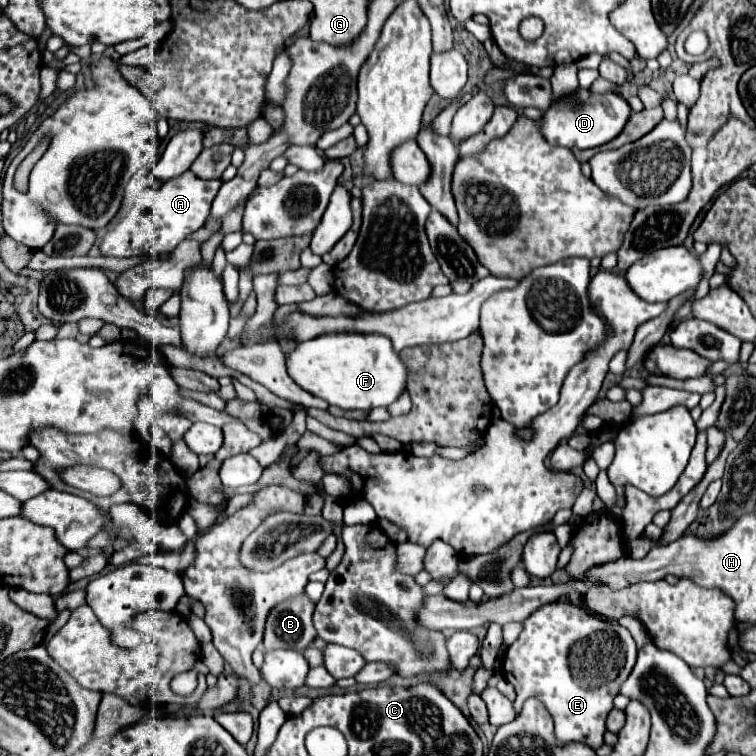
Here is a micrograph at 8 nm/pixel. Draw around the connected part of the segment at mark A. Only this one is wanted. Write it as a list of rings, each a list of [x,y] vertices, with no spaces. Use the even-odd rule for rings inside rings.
[[[186,171],[172,181],[160,185],[158,189],[143,189],[138,194],[124,195],[121,207],[115,217],[106,226],[104,235],[100,243],[100,253],[110,255],[110,257],[134,257],[134,255],[162,255],[162,253],[172,253],[174,247],[184,241],[190,233],[200,229],[208,215],[210,215],[210,203],[216,197],[218,189],[222,185],[222,179],[200,179],[192,171]]]

